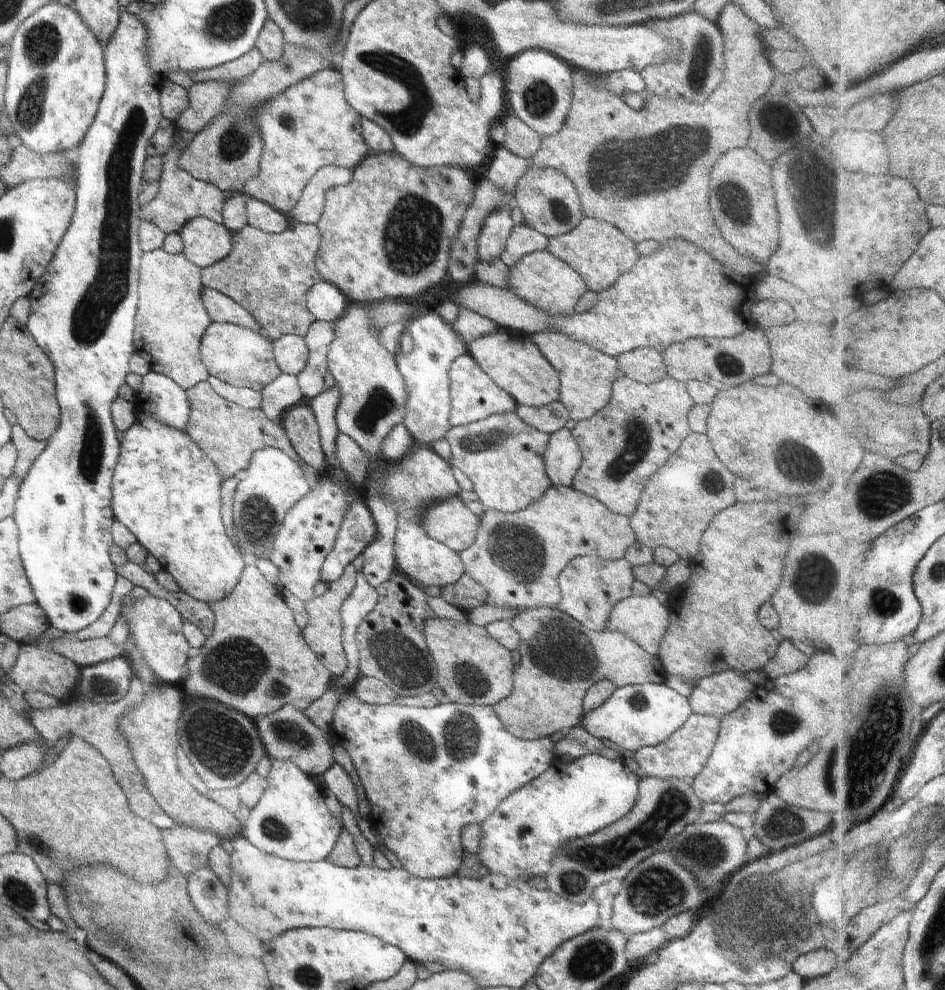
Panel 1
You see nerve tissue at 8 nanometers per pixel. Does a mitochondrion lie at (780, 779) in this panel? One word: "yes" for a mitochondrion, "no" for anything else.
no

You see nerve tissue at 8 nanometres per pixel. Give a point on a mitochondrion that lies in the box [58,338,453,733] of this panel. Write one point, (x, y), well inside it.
(233, 668)

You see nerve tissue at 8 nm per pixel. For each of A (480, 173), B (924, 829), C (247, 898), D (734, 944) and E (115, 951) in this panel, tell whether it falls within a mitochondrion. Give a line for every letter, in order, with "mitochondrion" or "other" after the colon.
A: other
B: mitochondrion
C: other
D: mitochondrion
E: mitochondrion

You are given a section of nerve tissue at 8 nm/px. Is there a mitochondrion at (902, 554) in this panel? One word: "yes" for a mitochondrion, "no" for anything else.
no

